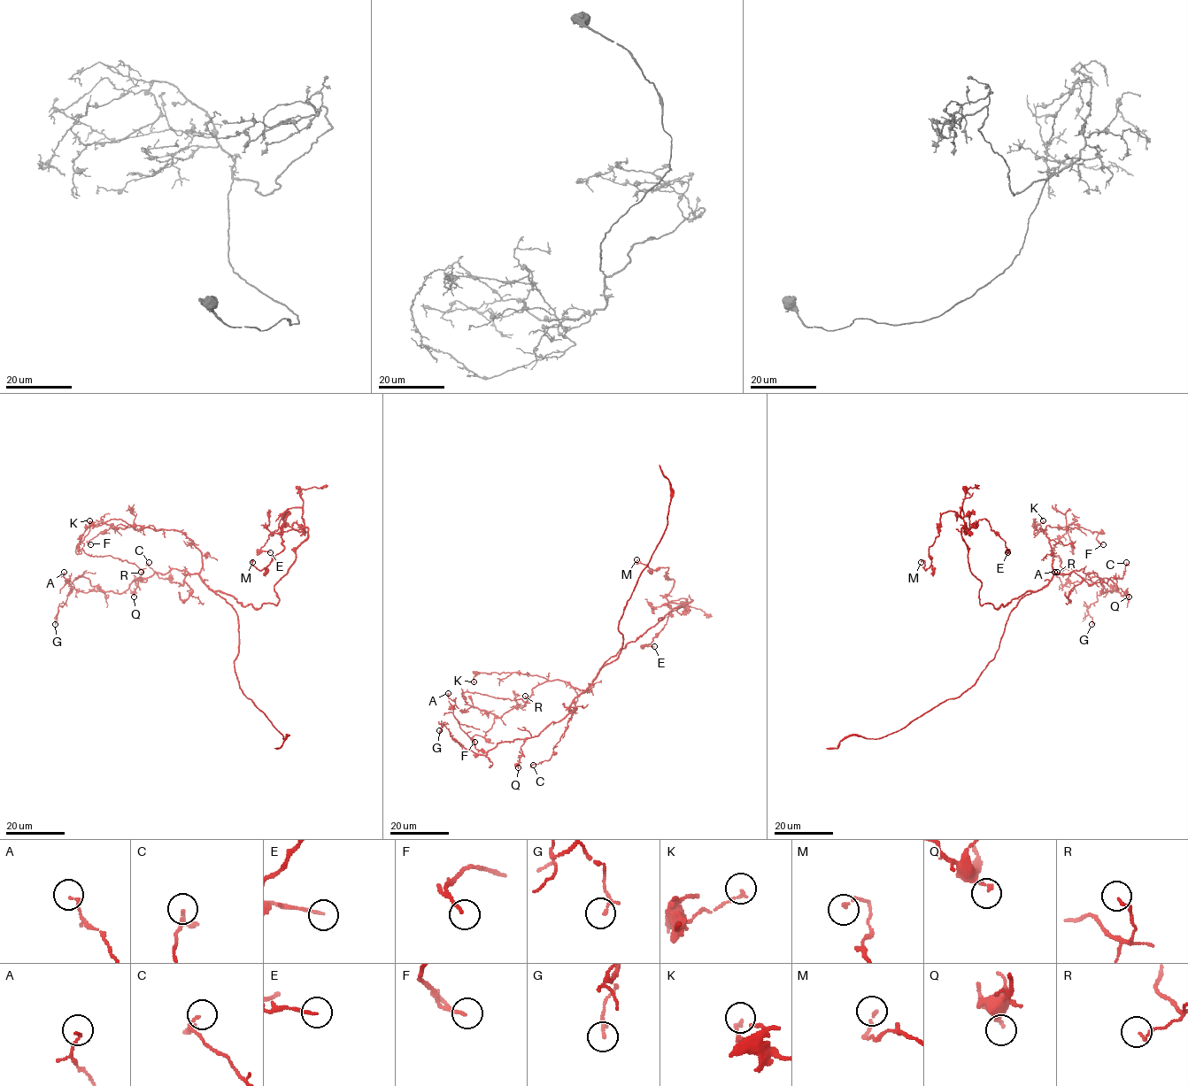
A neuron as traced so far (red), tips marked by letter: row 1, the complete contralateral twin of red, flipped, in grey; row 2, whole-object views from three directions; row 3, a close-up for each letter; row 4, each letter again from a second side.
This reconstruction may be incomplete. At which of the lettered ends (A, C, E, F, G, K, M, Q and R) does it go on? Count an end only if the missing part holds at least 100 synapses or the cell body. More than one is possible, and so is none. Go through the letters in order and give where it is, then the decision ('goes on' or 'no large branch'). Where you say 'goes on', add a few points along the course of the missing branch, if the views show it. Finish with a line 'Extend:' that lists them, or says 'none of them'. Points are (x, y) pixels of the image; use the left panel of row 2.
A: place (64, 572); no large branch
C: place (149, 562); no large branch
E: place (270, 552); no large branch
F: place (90, 544); no large branch
G: place (55, 624); no large branch
K: place (89, 520); no large branch
M: place (252, 562); no large branch
Q: place (134, 596); no large branch
R: place (141, 572); no large branch
Extend: none of them

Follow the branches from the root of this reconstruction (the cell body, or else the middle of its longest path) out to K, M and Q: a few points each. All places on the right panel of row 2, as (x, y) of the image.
K: (1022, 594), (1042, 589), (1053, 574), (1050, 540), (1033, 524), (1033, 519), (1034, 527), (1043, 520)
M: (1022, 594), (998, 608), (980, 604), (960, 507), (962, 518), (941, 515), (931, 565), (925, 570), (921, 562)
Q: (1022, 594), (1042, 589), (1055, 573), (1083, 568), (1086, 574), (1095, 573), (1099, 578), (1110, 579), (1129, 596)

